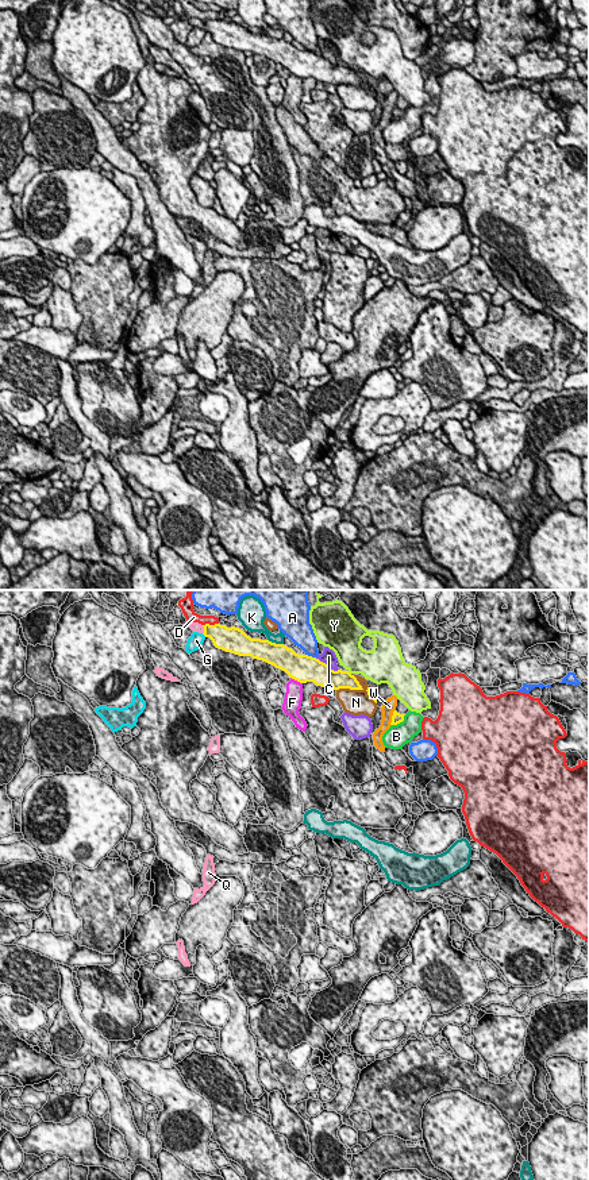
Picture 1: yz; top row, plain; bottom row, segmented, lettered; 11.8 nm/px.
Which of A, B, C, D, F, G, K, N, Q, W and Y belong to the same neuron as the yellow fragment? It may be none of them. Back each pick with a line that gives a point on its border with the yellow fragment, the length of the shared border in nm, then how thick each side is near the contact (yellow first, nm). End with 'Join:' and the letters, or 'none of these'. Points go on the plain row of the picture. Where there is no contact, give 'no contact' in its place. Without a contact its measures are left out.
Join: none of these

